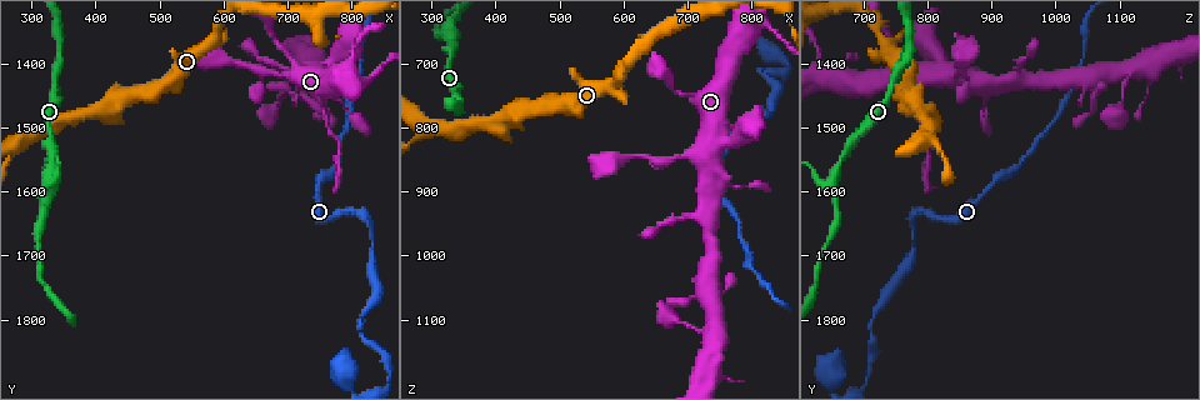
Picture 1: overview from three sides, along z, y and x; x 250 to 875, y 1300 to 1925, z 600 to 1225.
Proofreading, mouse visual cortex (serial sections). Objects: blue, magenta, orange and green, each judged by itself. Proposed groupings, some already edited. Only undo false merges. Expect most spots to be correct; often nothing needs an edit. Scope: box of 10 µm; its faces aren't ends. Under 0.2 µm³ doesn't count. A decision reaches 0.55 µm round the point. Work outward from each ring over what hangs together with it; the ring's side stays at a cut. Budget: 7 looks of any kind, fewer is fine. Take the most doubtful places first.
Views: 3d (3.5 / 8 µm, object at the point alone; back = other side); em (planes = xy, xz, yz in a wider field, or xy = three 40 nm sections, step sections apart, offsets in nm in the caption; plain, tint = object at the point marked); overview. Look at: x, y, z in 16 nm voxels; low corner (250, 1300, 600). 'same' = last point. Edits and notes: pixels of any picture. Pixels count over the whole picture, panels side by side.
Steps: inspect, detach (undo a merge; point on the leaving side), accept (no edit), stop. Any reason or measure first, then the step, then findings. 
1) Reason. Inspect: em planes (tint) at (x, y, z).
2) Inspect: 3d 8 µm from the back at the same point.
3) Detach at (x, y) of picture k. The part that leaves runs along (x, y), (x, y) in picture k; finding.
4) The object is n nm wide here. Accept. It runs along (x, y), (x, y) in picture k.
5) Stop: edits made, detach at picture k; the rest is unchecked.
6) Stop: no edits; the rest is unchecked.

Sharp bend. Inspect: 3d 3.5 µm at (820, 1635, 780).

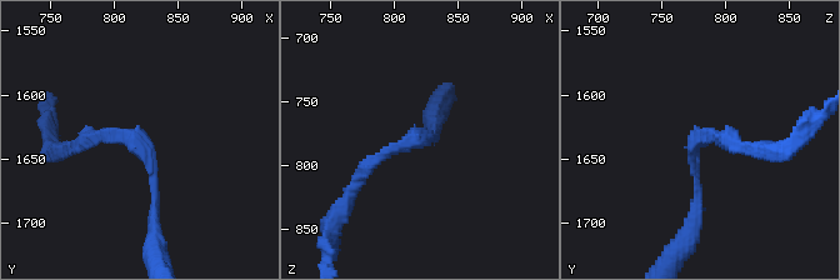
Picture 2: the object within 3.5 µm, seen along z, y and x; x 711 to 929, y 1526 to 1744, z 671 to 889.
The arms are 100, 200 nm wide. Inspect: em xy step 3 (tint) at (818, 1638, 774).

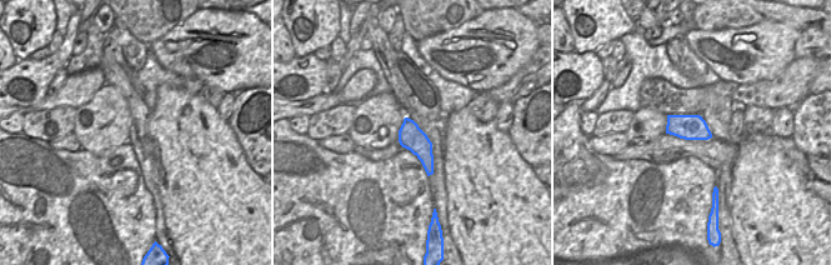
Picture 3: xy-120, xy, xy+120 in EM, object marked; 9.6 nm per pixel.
Accept. One cell here.

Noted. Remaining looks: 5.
Sharp bend. Inspect: 3d 8 µm at (820, 1805, 715).

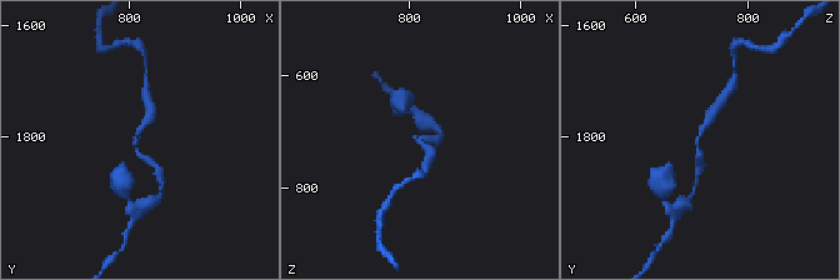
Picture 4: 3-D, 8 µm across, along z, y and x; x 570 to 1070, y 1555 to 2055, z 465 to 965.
The arms are 200, 300 nm wide; now the EM. Inspect: em xy step 2 (tint) at the same point.

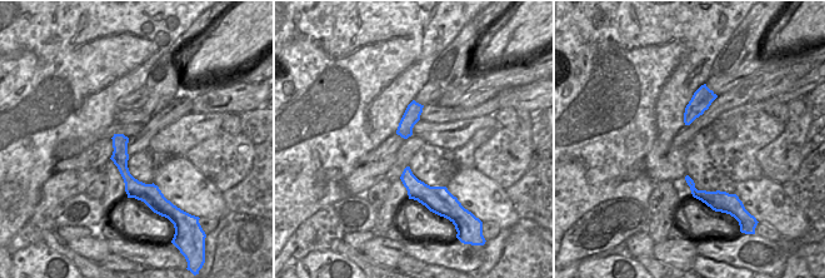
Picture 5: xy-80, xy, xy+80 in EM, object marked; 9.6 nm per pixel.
Accept. It runs along (715, 110), (698, 140), (699, 165) in picture 4; continuous, no second cell.

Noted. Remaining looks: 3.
Sharp bend. Inspect: 3d 3.5 µm at (330, 1585, 650).

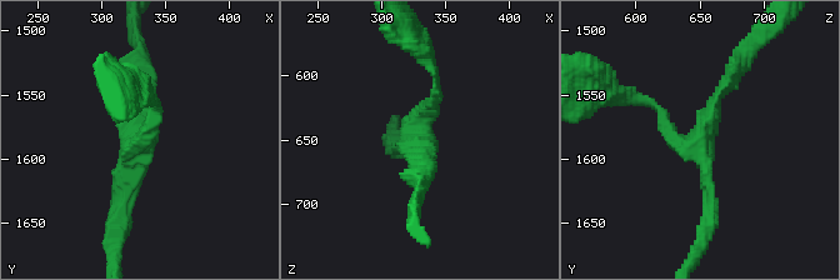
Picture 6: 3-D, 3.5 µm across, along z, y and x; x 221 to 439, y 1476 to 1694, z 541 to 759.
3 arms meet here; the arms are 100, 150, 200 nm wide; shape alone is not enough. Inspect: em xy step 2 (tint) at (332, 1588, 652).

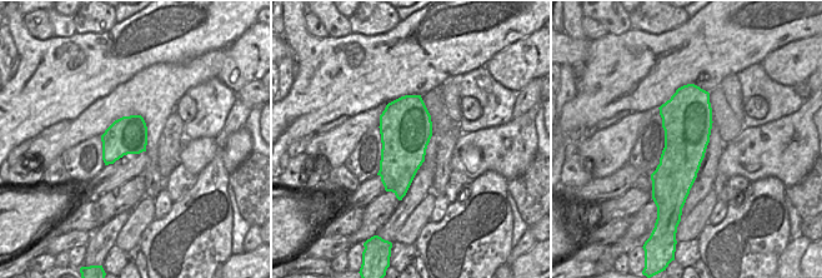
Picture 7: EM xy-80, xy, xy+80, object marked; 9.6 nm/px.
Accept. It runs along (740, 65), (701, 134), (710, 218) in picture 6; continuous, no second cell.

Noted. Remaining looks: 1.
Stop: no edits; the rest is unchecked.

